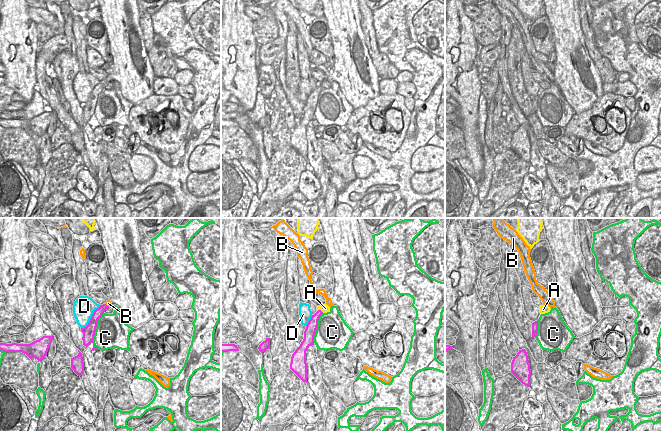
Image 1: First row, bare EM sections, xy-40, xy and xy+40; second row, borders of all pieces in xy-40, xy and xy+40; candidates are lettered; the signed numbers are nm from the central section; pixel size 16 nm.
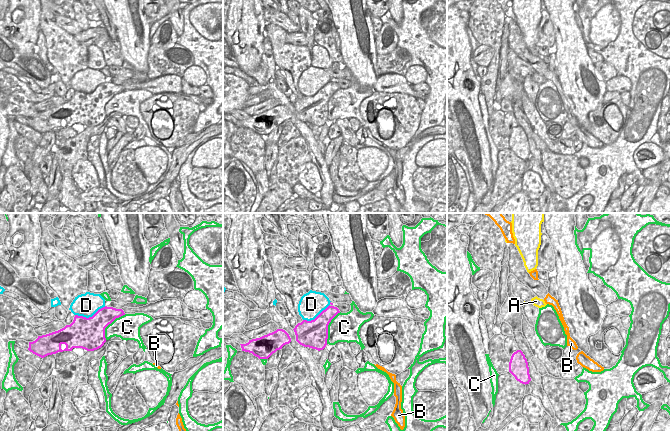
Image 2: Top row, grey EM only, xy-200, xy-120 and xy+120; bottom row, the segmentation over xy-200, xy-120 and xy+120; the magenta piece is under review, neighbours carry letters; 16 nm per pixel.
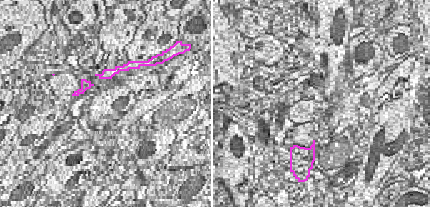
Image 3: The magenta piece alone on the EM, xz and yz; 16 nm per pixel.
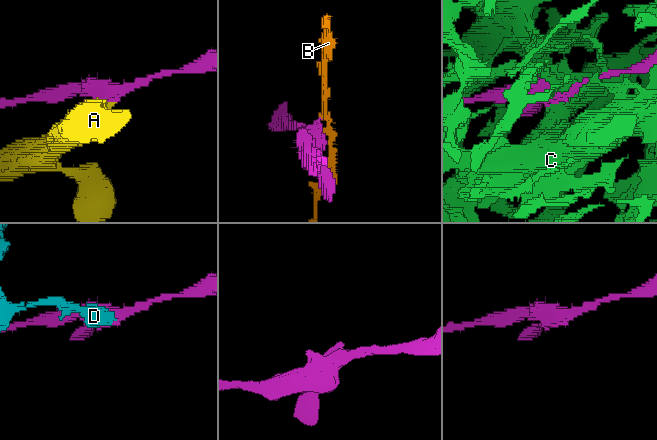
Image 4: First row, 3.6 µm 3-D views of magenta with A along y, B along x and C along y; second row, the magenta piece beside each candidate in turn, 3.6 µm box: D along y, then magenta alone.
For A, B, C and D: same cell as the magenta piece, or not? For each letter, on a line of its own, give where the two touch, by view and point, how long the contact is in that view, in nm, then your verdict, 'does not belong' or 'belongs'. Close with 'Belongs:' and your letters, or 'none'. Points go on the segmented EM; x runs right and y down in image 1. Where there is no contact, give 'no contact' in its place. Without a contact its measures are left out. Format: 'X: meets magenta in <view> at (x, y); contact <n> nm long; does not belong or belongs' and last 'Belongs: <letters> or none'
A: meets magenta in xy at (320, 310); contact 120 nm long; does not belong
B: meets magenta in xy-40 at (106, 305); contact 80 nm long; does not belong
C: meets magenta in xy-40 at (95, 330); contact 600 nm long; does not belong
D: meets magenta in xy-40 at (91, 318); contact 500 nm long; does not belong
Belongs: none

